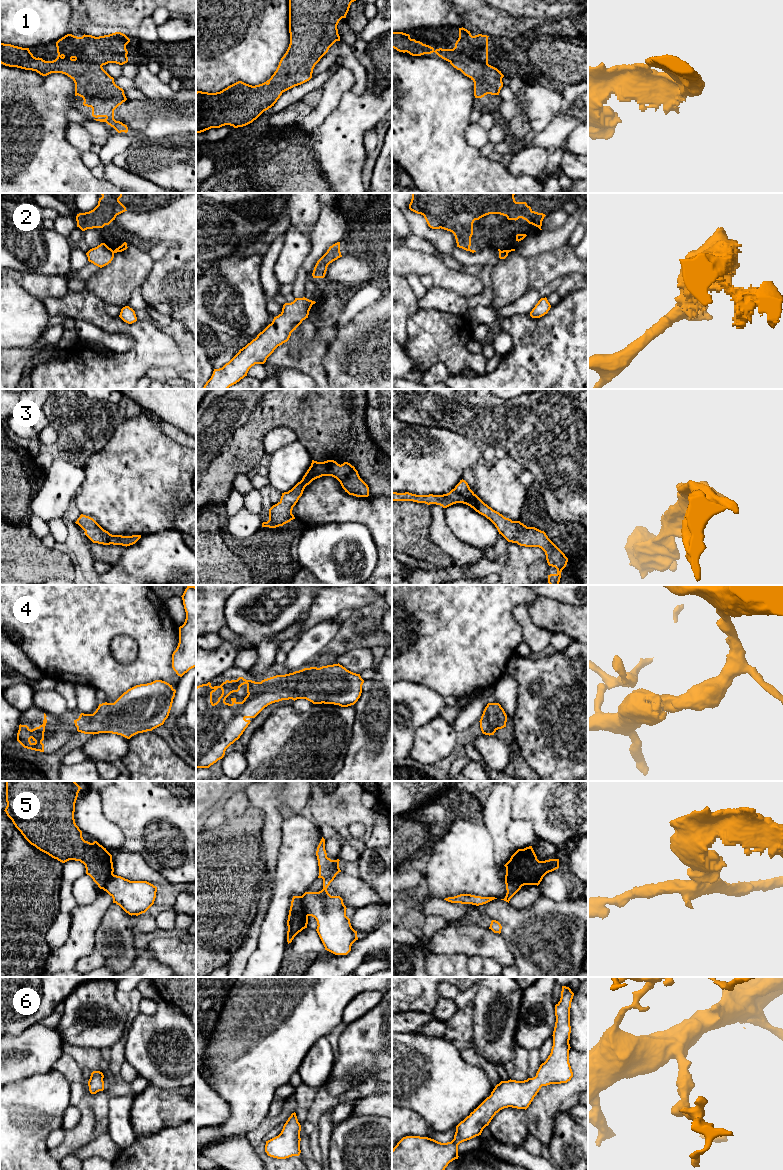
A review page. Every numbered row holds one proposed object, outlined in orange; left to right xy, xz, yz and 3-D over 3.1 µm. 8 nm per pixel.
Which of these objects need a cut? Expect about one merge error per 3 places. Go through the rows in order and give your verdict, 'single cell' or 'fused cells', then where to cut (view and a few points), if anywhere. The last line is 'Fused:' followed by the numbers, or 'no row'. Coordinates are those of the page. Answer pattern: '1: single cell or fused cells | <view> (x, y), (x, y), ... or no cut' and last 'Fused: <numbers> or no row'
1: single cell | no cut
2: fused cells | yz (499, 251), (507, 253)
3: single cell | no cut
4: single cell | no cut
5: fused cells | xz (300, 896), (303, 909), (308, 915)
6: single cell | no cut
Fused: 2, 5

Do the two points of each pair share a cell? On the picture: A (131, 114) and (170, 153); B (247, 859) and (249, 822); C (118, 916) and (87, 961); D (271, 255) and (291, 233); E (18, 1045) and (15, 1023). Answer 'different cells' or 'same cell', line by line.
A: different cells
B: same cell
C: different cells
D: different cells
E: different cells

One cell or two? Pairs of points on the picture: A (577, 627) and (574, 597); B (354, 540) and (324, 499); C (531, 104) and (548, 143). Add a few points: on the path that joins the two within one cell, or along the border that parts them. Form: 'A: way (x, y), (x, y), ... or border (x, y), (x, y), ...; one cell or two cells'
A: border (552, 598), (577, 606); two cells
B: border (364, 523), (325, 522), (318, 525); two cells
C: border (558, 112), (538, 132); two cells

